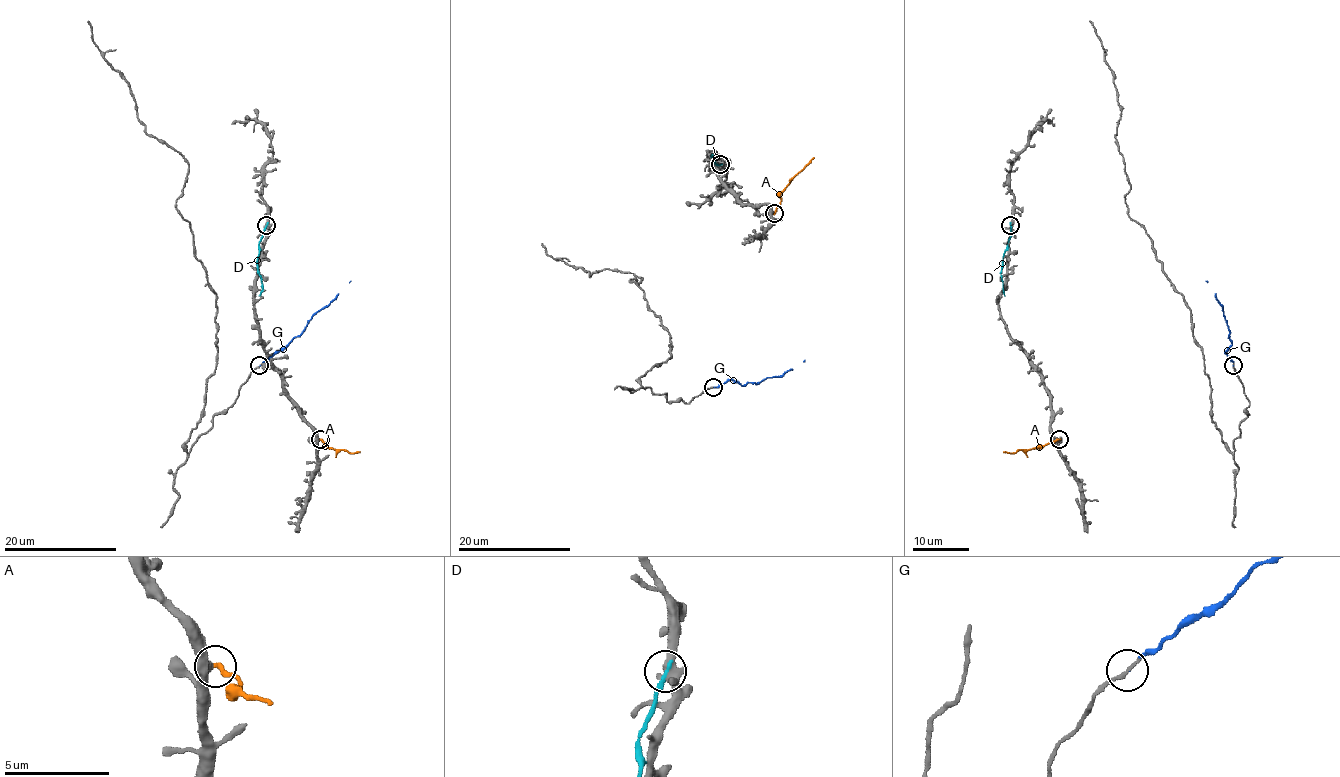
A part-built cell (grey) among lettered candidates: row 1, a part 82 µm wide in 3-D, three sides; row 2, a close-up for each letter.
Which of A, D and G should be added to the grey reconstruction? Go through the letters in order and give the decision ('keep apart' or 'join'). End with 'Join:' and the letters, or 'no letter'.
A: keep apart
D: keep apart
G: join
Join: G

